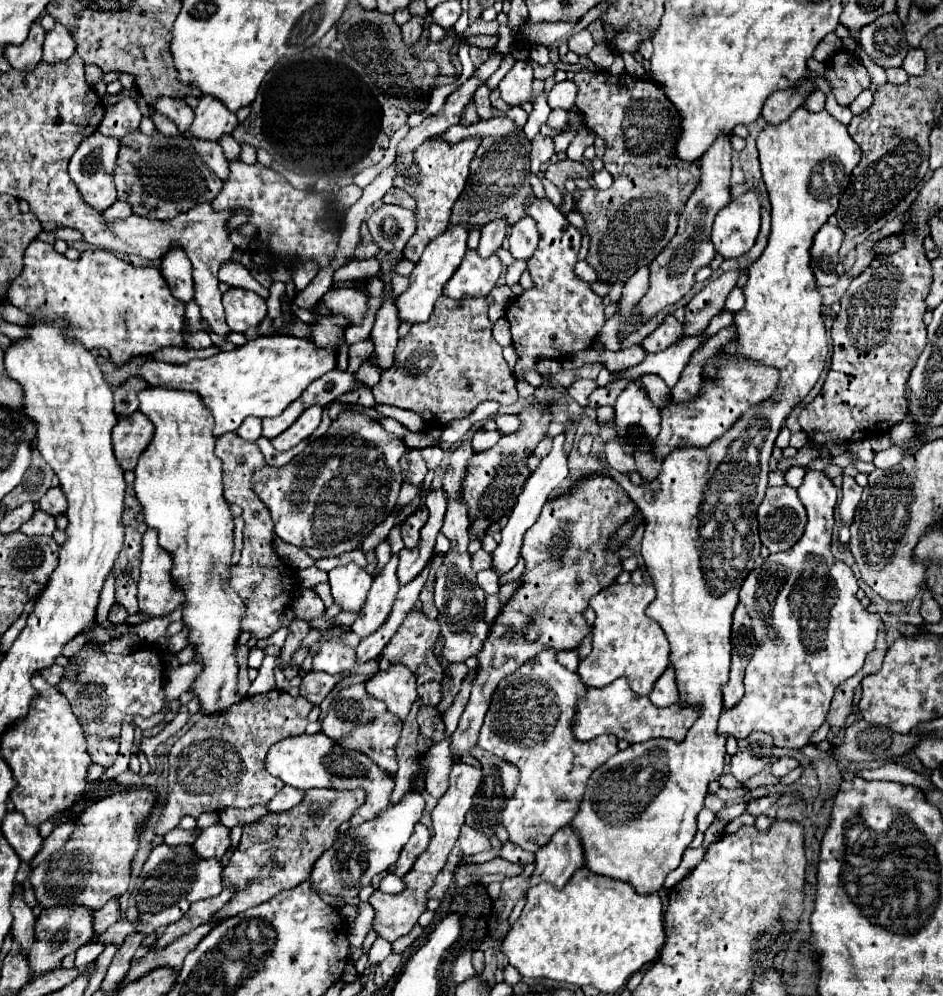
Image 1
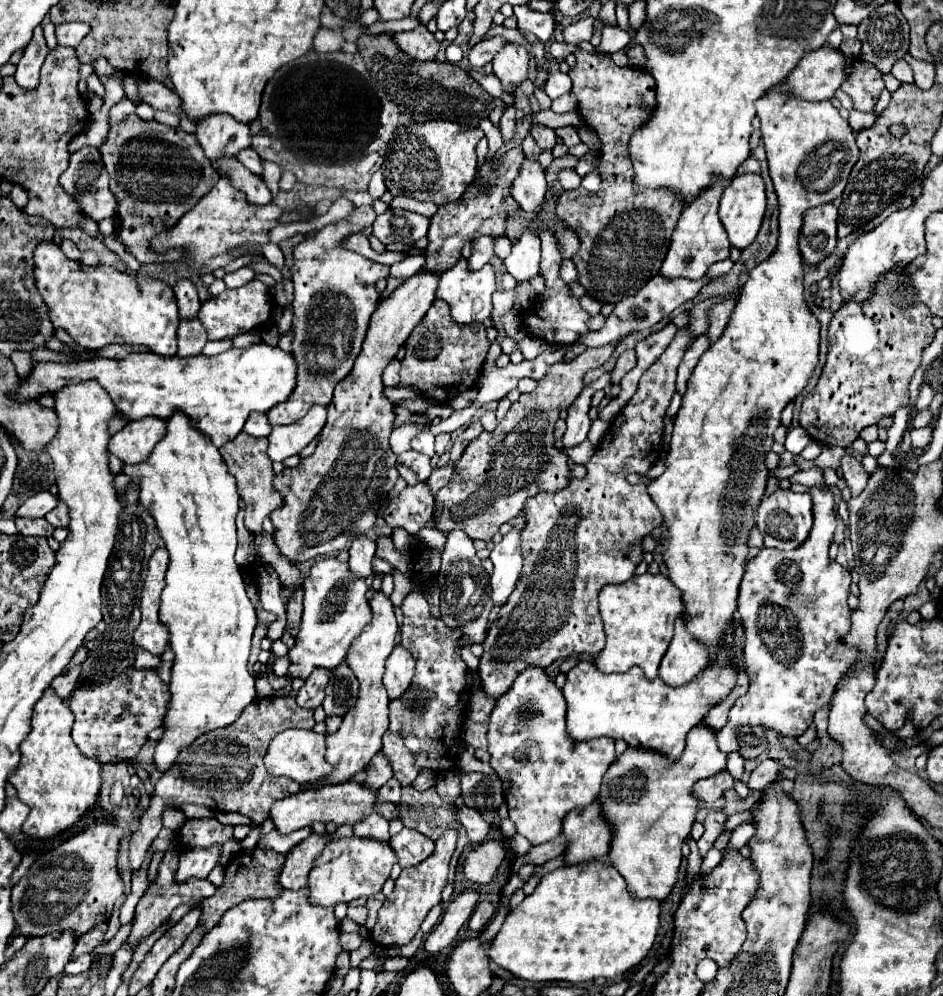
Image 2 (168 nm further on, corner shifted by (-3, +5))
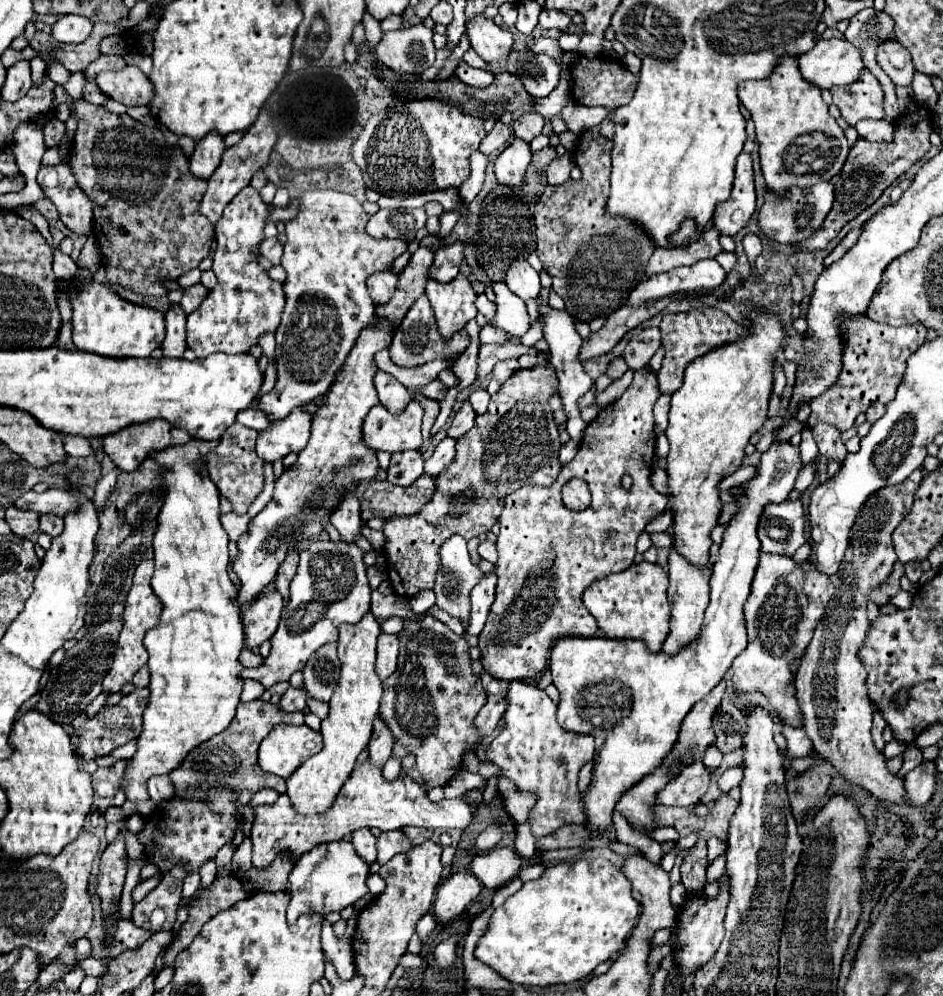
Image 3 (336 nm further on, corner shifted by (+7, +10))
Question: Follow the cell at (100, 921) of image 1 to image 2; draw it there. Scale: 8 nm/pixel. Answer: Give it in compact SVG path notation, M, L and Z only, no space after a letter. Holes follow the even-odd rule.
M101 923L99 927L95 927L95 929L91 929L89 933L85 933L85 935L77 941L71 959L77 959L81 953L93 953L93 949L103 941L105 931L107 931L107 923Z

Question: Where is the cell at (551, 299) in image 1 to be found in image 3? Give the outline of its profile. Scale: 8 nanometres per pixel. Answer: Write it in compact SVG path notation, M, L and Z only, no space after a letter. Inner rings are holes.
M513 140L511 146L505 148L505 152L499 154L495 160L495 176L501 186L521 186L525 178L525 170L531 162L531 150L527 142Z

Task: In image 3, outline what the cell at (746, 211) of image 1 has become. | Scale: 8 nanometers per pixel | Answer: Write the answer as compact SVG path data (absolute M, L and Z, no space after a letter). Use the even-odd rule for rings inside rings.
M739 154L735 164L735 184L731 196L715 208L713 226L719 234L735 236L755 212L755 186L753 186L753 168L751 156Z

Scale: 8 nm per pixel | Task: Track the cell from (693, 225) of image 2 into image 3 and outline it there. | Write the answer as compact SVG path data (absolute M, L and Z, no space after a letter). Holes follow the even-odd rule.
M685 218L679 226L677 232L673 232L669 236L669 246L677 248L677 246L685 246L685 244L691 244L691 242L699 242L703 238L705 230L697 226L697 222L693 218Z

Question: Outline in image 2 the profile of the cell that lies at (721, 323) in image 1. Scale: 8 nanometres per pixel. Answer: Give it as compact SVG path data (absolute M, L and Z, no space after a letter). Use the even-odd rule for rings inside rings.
M705 335L697 337L697 341L687 349L681 365L679 365L679 375L677 375L677 393L683 395L685 393L685 387L687 387L687 379L691 377L691 371L693 367L697 365L699 357L709 349L709 339Z

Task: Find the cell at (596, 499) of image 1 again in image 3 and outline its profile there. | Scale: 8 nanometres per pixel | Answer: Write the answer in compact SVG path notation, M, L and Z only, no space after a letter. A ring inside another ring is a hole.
M647 368L637 370L633 374L631 386L623 392L623 396L605 406L599 416L587 426L577 456L563 466L553 486L523 486L521 490L515 490L505 498L505 508L499 518L501 532L495 542L499 554L499 560L495 564L499 576L497 594L477 644L481 650L481 664L493 678L509 682L513 678L523 680L539 676L547 668L549 652L559 638L591 638L597 634L597 622L583 606L583 592L591 582L629 568L633 564L639 534L655 516L659 516L667 508L665 494L659 494L649 482L655 458L653 406L659 394L657 374ZM623 474L629 474L633 478L629 490L621 486ZM571 478L581 478L589 484L593 496L589 508L577 512L569 510L563 504L561 486Z

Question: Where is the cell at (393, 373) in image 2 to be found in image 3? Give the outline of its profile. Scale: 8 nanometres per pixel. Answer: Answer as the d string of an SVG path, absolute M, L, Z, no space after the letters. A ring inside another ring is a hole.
M377 372L375 374L375 386L377 386L377 394L379 394L379 402L387 408L387 410L393 410L393 414L397 414L397 410L405 408L407 402L411 400L411 394L409 390L399 384L391 374L387 372Z

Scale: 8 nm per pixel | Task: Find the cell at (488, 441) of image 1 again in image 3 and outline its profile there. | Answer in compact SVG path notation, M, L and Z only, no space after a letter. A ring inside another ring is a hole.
M477 388L471 396L469 396L469 402L473 406L473 410L481 416L487 412L487 406L489 406L489 392L483 390L483 388Z

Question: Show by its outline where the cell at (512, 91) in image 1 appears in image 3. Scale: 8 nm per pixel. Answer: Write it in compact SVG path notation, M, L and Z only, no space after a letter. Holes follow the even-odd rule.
M483 14L467 22L467 36L471 48L487 64L497 64L507 58L513 46L513 34L507 28L497 26L493 20L487 20Z

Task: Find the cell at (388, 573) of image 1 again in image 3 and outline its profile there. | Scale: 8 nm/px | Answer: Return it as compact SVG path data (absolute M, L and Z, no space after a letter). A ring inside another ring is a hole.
M369 610L355 624L339 626L339 662L341 662L341 678L339 688L329 700L329 716L321 722L323 750L311 758L307 758L289 778L287 778L287 794L293 802L293 808L309 814L309 812L325 812L333 798L337 796L343 782L353 772L357 756L367 748L373 720L377 718L379 700L383 694L381 680L375 674L375 646L381 634L381 626L373 612Z

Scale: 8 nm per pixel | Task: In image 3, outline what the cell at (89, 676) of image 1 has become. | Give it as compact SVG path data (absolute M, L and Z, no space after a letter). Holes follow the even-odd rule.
M149 688L133 690L131 694L123 696L119 704L115 706L103 706L93 718L89 718L85 712L81 712L73 720L73 732L77 734L77 752L85 762L97 760L101 756L111 754L115 748L127 744L129 740L137 738L141 734L141 714L145 712L145 706L149 702Z

